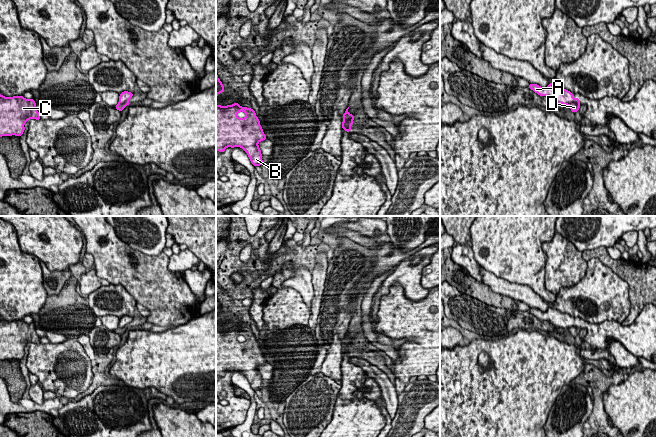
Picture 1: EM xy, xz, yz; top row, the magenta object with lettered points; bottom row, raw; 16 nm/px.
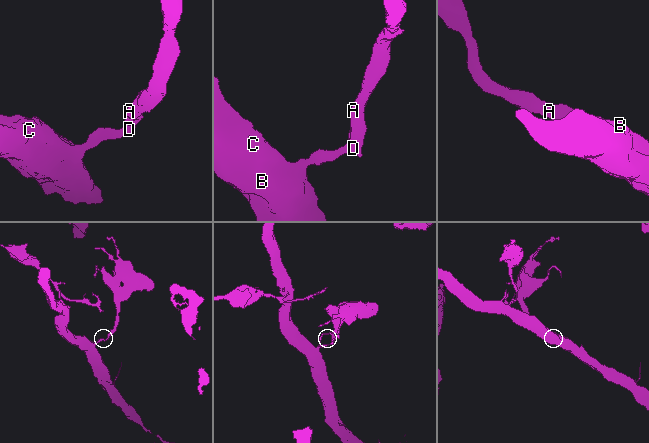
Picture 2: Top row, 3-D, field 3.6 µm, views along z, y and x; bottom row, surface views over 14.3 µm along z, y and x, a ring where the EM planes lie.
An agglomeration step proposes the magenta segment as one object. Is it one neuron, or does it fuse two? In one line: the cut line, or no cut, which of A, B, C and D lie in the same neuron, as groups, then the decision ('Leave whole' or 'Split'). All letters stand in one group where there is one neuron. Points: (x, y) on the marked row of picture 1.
Split along yz (579, 102), (571, 102), (568, 105). Groups: A / B C D. Split

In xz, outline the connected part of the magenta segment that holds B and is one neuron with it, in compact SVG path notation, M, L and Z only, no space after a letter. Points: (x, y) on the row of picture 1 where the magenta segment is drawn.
M234 103L227 106L216 104L216 150L224 152L227 147L240 147L248 155L253 166L261 166L260 141L267 139L260 120L252 108Z

